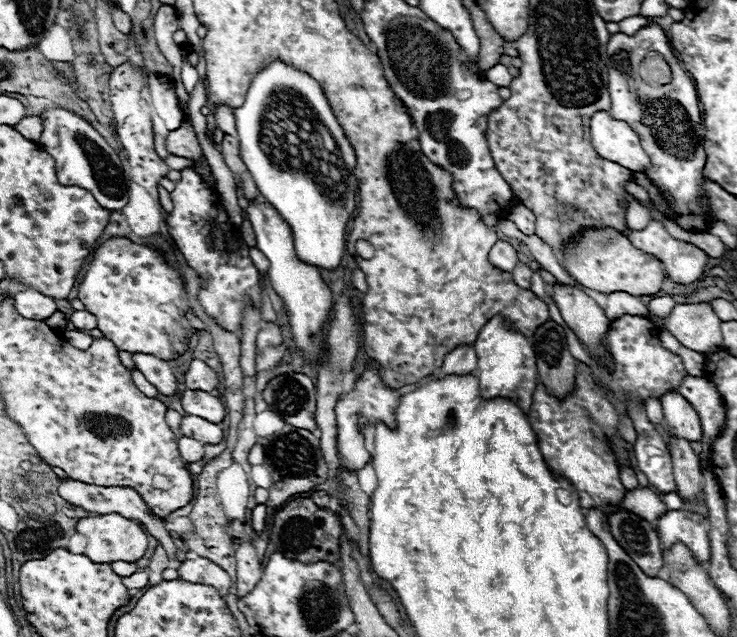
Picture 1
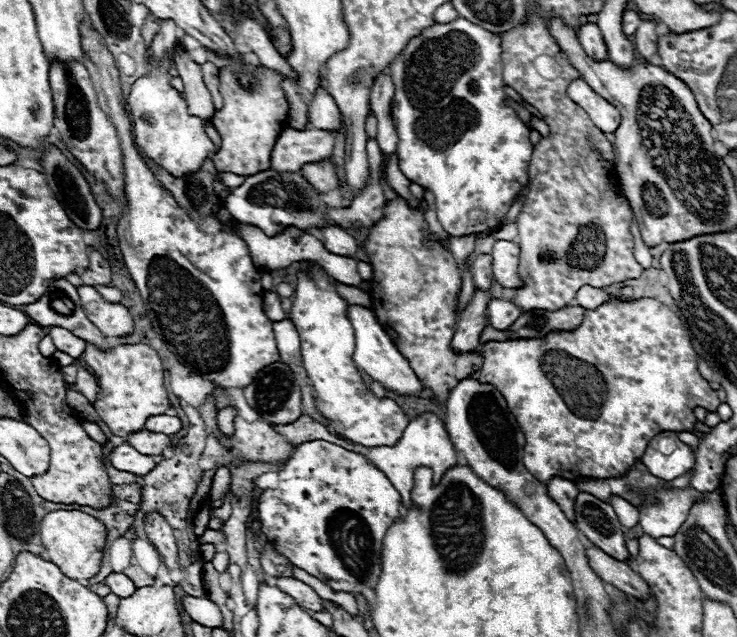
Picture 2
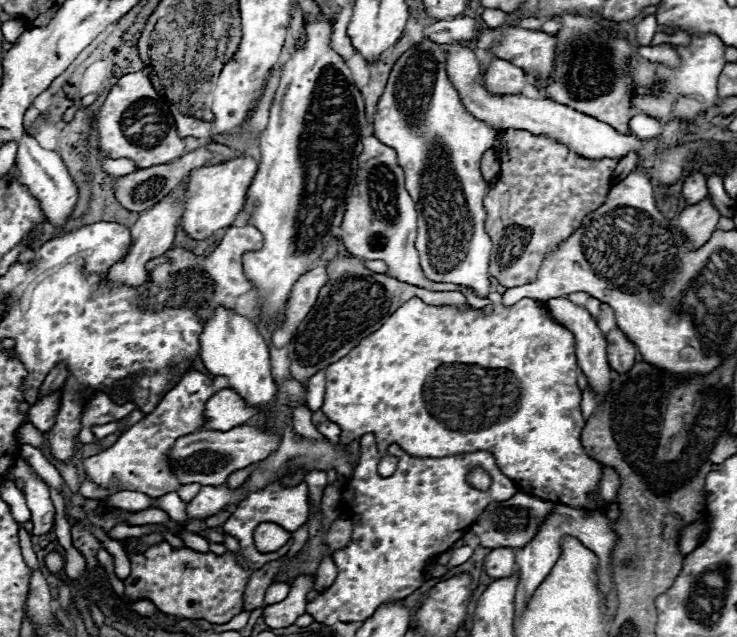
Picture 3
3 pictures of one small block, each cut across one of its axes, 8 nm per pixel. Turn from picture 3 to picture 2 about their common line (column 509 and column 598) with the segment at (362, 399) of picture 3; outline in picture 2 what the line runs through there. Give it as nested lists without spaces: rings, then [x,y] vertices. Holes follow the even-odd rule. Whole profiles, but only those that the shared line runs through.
[[[640,298],[640,300],[610,300],[600,304],[596,310],[586,310],[584,314],[584,322],[576,328],[576,330],[560,330],[560,332],[550,332],[544,338],[520,338],[520,340],[508,340],[498,344],[498,348],[494,348],[494,360],[498,362],[498,366],[486,366],[486,362],[482,364],[480,372],[478,372],[478,382],[480,384],[492,384],[492,386],[500,386],[500,394],[504,396],[508,410],[512,412],[512,416],[516,418],[526,444],[524,444],[524,466],[528,472],[532,472],[532,476],[536,476],[538,480],[550,480],[554,476],[562,476],[562,478],[574,478],[568,474],[576,474],[576,476],[594,476],[594,478],[608,478],[608,476],[620,476],[624,474],[634,460],[640,460],[640,456],[644,454],[644,448],[648,446],[648,442],[660,434],[660,432],[694,432],[694,424],[696,424],[696,416],[694,416],[694,408],[702,406],[706,410],[716,410],[720,406],[720,400],[716,396],[716,392],[710,388],[710,384],[700,376],[698,372],[698,354],[692,348],[688,330],[684,328],[682,320],[678,314],[674,314],[670,308],[666,308],[664,304],[660,304],[654,298]]]

